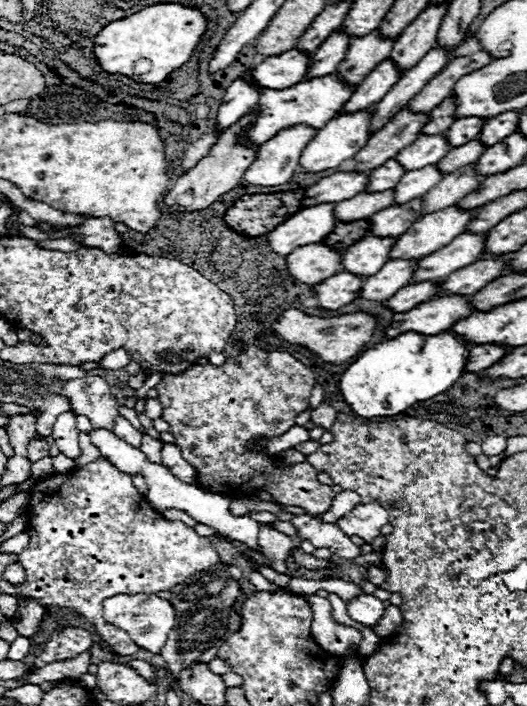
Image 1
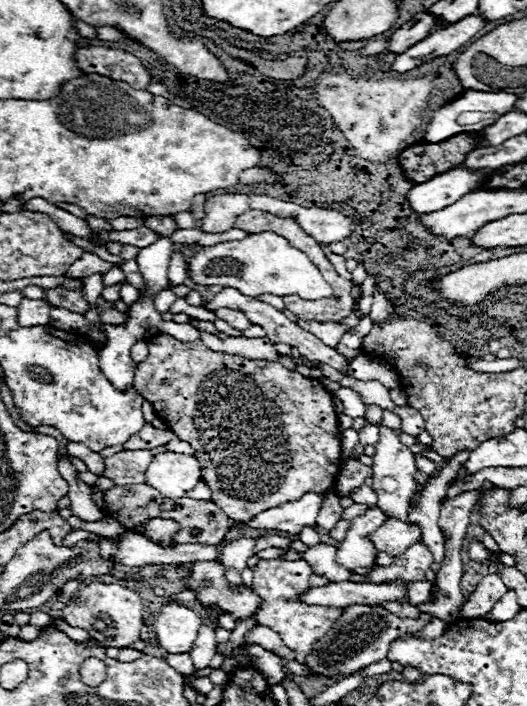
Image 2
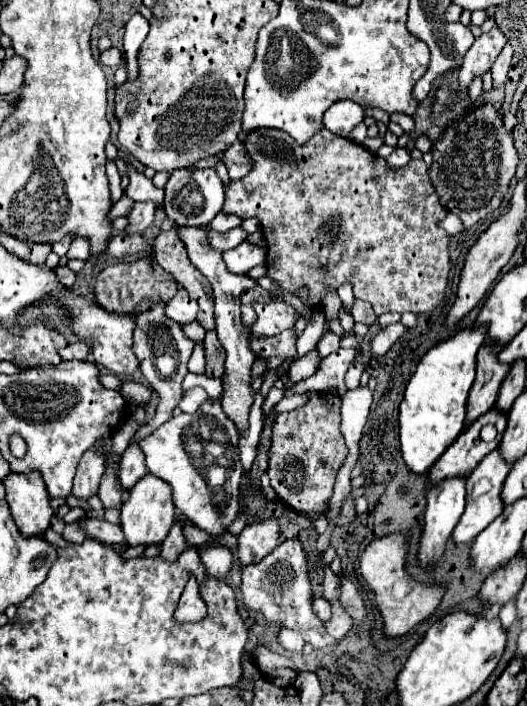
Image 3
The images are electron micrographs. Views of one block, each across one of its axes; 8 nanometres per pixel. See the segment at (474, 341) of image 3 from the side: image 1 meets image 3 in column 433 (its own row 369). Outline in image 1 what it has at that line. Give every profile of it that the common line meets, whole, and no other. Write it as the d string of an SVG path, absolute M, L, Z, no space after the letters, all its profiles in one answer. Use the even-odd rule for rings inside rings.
M446 330L434 336L406 332L362 352L342 374L340 392L352 410L364 418L394 416L420 400L434 398L448 390L462 374L470 354L470 344Z

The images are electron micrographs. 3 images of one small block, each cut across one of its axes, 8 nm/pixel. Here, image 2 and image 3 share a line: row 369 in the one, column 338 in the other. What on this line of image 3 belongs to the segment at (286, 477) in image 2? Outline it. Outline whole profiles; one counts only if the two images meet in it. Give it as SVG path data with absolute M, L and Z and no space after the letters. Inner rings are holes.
M266 128L266 130L252 130L246 134L244 138L244 146L250 154L250 164L252 170L242 178L242 180L234 180L226 186L226 202L224 202L224 212L226 214L236 214L240 218L248 218L254 216L260 220L262 226L262 234L266 240L266 266L268 266L268 276L272 280L276 280L284 292L296 292L302 286L310 288L310 306L320 304L324 290L332 288L336 290L340 284L344 282L352 282L354 286L354 296L360 300L366 300L372 304L376 316L384 314L384 312L432 312L444 298L444 290L448 284L448 272L450 272L450 258L448 258L448 234L438 226L438 220L446 216L444 208L440 206L438 198L436 198L436 190L432 190L432 184L428 182L428 166L424 164L424 160L410 160L406 166L398 168L398 170L390 170L386 168L384 158L380 158L378 154L368 152L364 146L350 142L342 136L336 136L328 130L320 130L316 132L306 144L298 144L292 136L284 134L282 130L276 128Z

